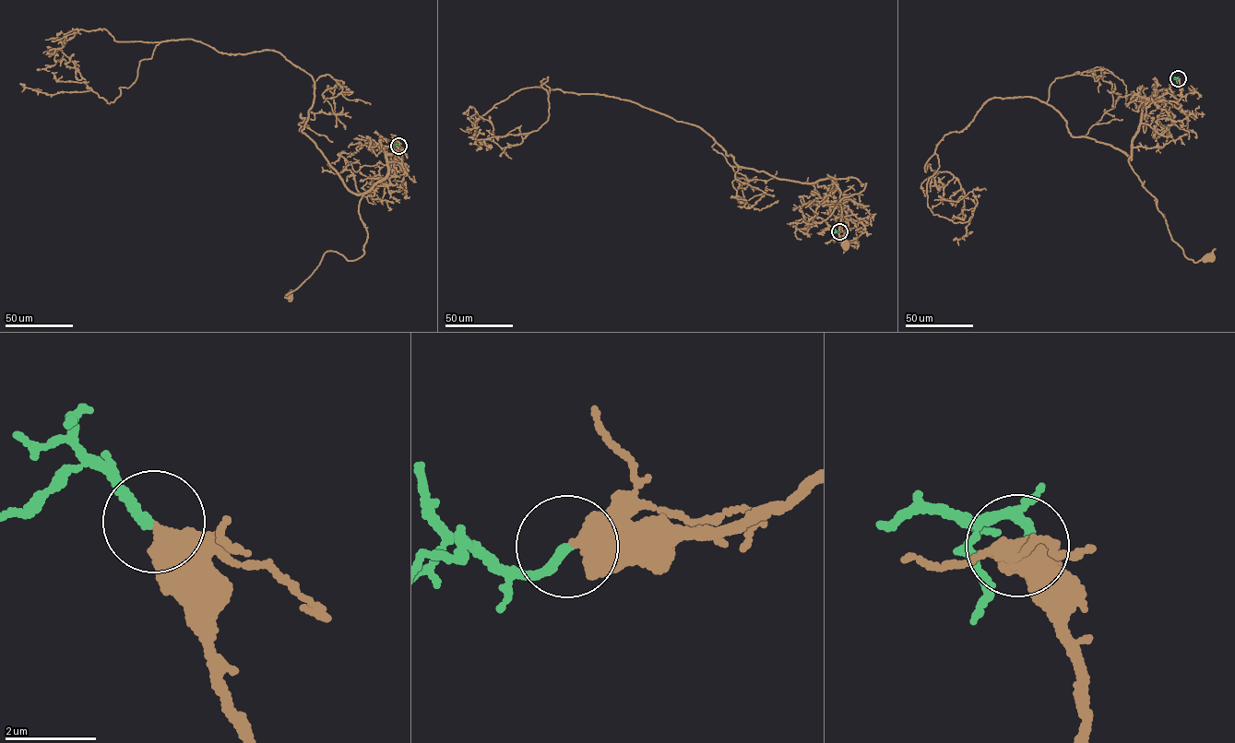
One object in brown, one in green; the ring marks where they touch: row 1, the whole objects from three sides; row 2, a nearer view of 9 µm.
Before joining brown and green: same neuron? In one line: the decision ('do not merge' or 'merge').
merge

